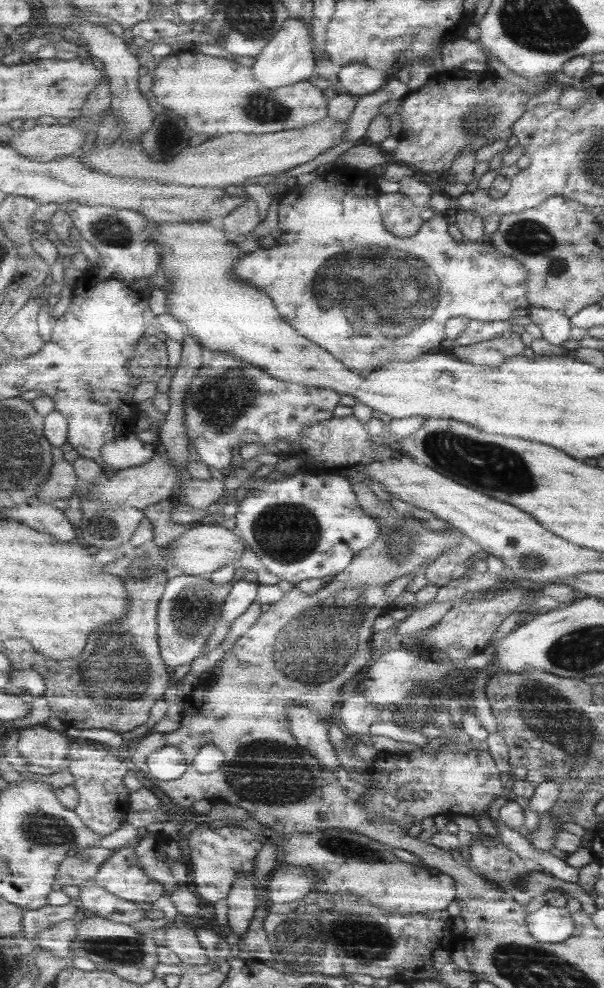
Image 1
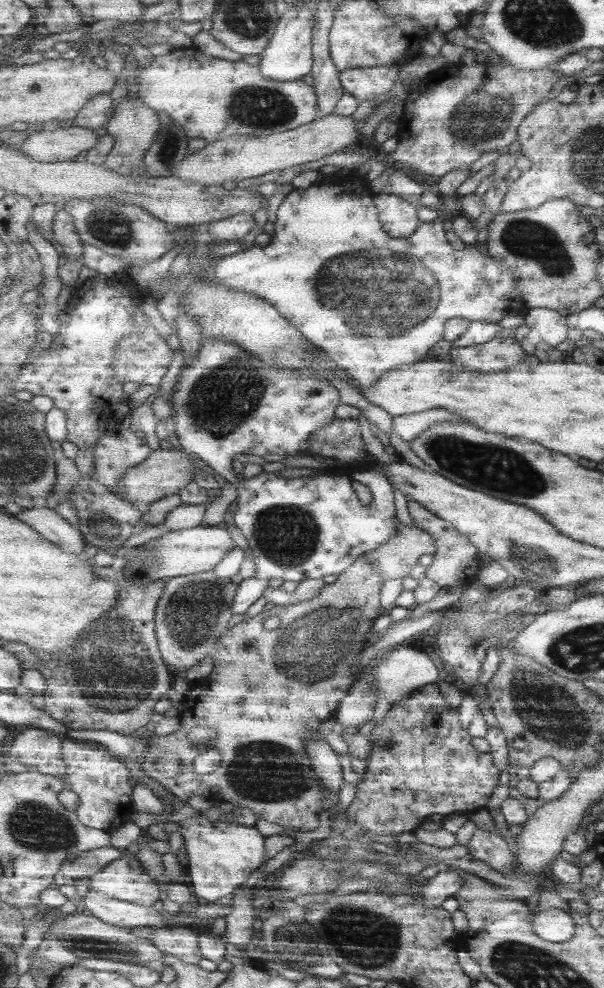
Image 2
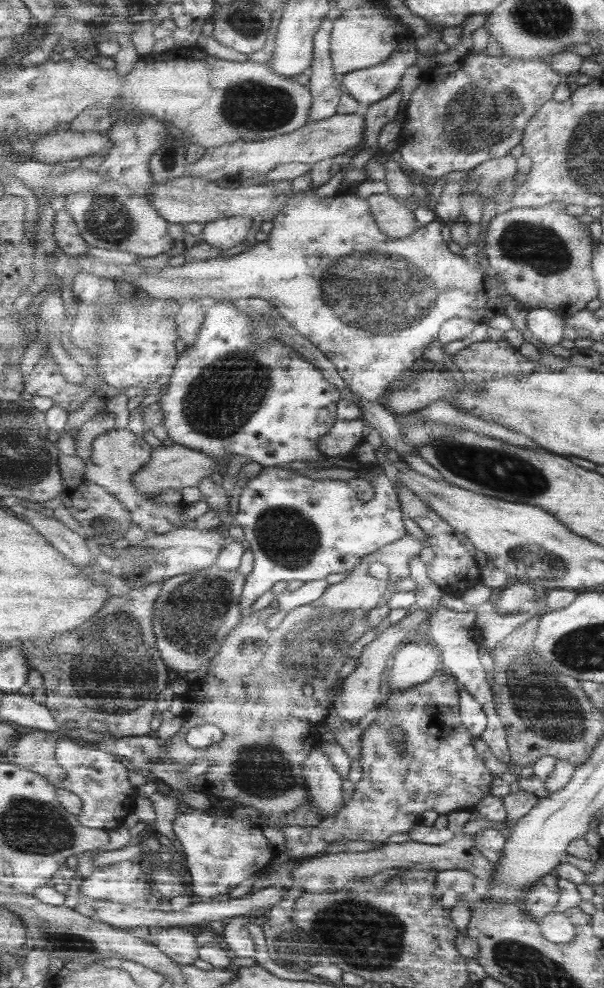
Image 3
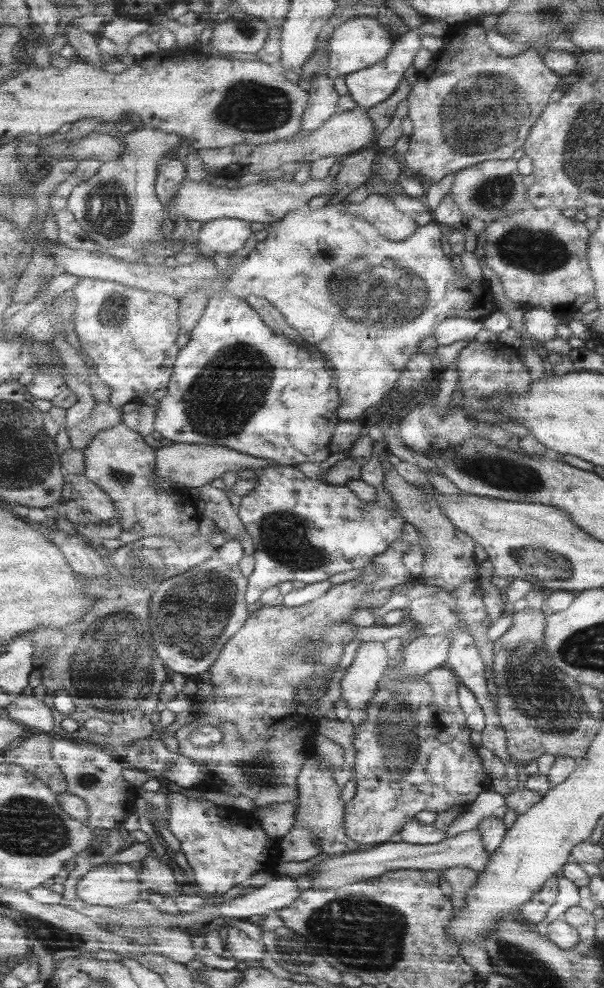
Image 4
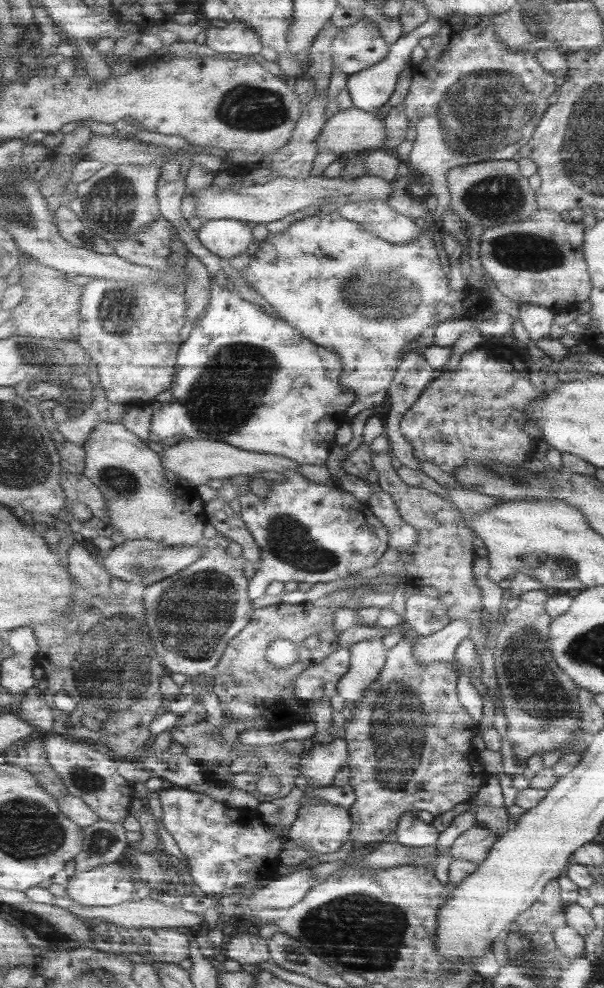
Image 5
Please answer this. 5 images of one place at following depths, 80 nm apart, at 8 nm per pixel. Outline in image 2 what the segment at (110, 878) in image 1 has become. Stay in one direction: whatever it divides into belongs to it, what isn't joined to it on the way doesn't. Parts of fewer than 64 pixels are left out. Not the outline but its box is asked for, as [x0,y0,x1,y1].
[89,852,164,907]

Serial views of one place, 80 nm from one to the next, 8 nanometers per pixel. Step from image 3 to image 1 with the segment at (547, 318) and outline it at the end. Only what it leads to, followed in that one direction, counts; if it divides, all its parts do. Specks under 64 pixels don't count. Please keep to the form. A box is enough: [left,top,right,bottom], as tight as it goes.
[531,307,573,346]

